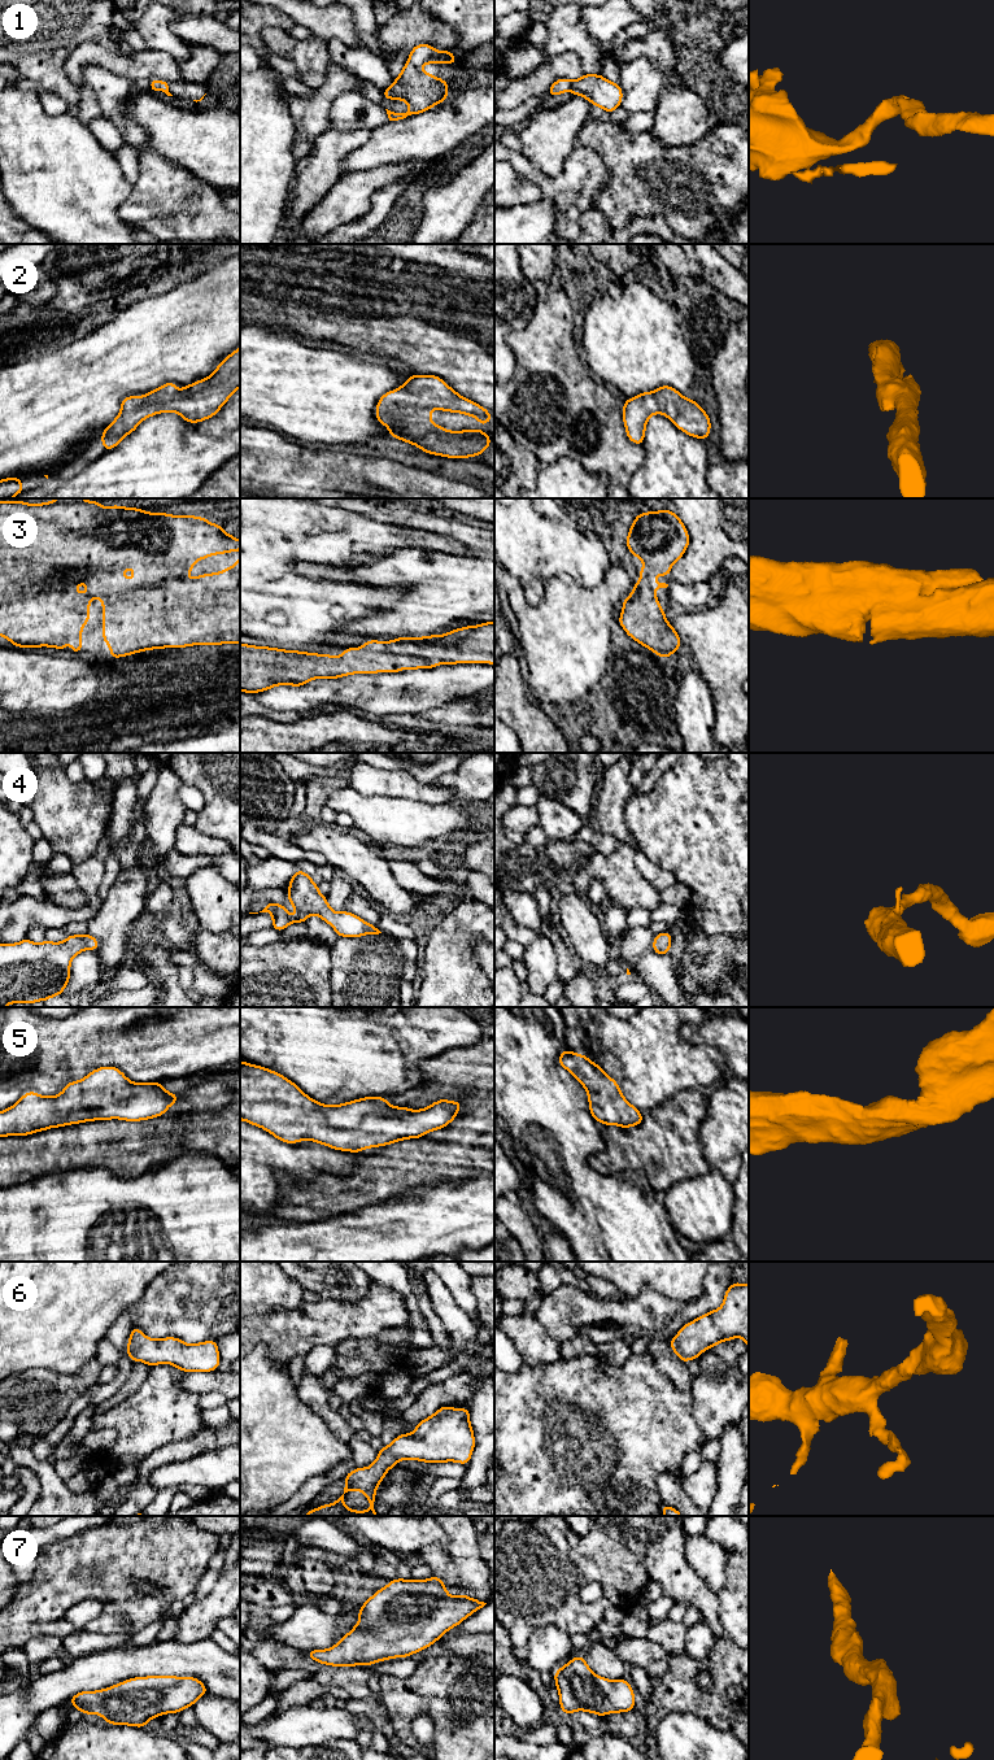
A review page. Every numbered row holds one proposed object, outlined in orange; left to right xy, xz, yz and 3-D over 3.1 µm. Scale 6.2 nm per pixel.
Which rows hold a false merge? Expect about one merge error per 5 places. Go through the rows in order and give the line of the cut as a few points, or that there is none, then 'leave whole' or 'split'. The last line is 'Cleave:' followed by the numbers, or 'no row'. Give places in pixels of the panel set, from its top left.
1: cut none; leave whole
2: cut none; leave whole
3: cut none; leave whole
4: cut none; leave whole
5: cut none; leave whole
6: cut none; leave whole
7: cut none; leave whole
Cleave: no row

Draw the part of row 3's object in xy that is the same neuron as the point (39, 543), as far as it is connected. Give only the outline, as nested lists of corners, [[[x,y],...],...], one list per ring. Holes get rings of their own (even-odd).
[[[57,498],[44,504],[26,504],[21,500],[0,501],[0,636],[8,639],[18,648],[49,646],[66,650],[66,636],[70,635],[70,650],[80,653],[82,629],[90,620],[90,601],[100,597],[103,604],[103,639],[110,648],[110,659],[151,649],[240,644],[240,558],[234,566],[223,571],[202,574],[191,579],[186,578],[197,561],[234,550],[240,550],[240,540],[226,533],[221,524],[213,524],[204,517],[148,513],[136,507],[118,505],[104,507],[100,502],[83,498]],[[126,567],[135,571],[130,583],[123,574]]]

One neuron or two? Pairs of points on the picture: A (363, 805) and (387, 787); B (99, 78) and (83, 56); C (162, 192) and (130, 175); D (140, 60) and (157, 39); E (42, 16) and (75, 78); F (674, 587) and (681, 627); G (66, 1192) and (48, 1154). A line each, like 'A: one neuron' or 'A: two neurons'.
A: two neurons
B: two neurons
C: two neurons
D: two neurons
E: two neurons
F: two neurons
G: two neurons

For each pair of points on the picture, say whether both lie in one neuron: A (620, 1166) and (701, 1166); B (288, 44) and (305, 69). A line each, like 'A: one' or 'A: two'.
A: one
B: one

